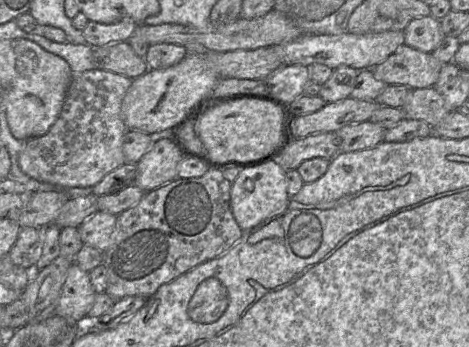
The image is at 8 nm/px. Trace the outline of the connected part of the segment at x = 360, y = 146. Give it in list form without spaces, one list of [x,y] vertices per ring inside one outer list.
[[[365,121],[353,125],[348,125],[337,132],[327,132],[327,133],[336,133],[339,138],[339,153],[343,152],[353,152],[361,151],[364,149],[373,148],[379,143],[384,141],[385,132],[387,129],[384,129],[380,125],[373,123],[371,121]]]

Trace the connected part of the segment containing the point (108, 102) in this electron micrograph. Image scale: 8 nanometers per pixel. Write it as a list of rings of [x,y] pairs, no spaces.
[[[102,69],[73,74],[73,80],[69,85],[62,111],[56,122],[44,136],[23,142],[18,158],[21,170],[35,180],[68,189],[93,187],[108,173],[125,164],[123,142],[128,128],[122,118],[122,101],[132,80]]]

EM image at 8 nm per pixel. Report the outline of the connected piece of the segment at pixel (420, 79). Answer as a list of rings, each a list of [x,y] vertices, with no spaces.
[[[402,45],[372,71],[386,85],[404,85],[414,90],[434,87],[442,66],[431,53]]]

